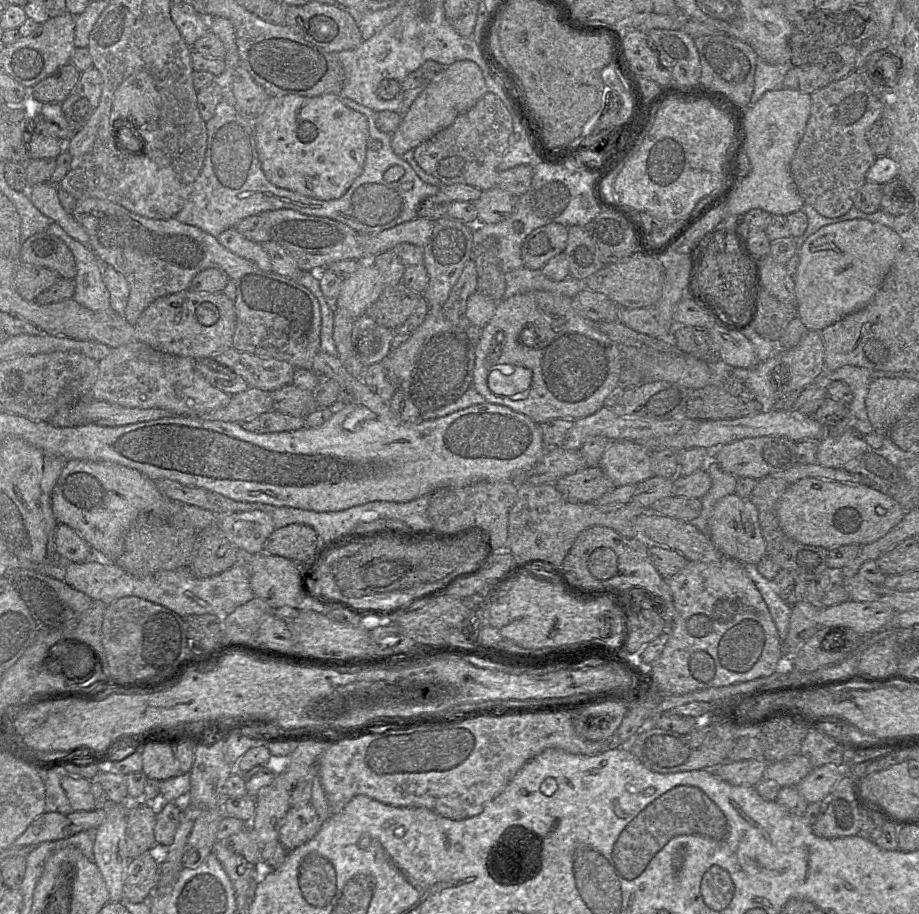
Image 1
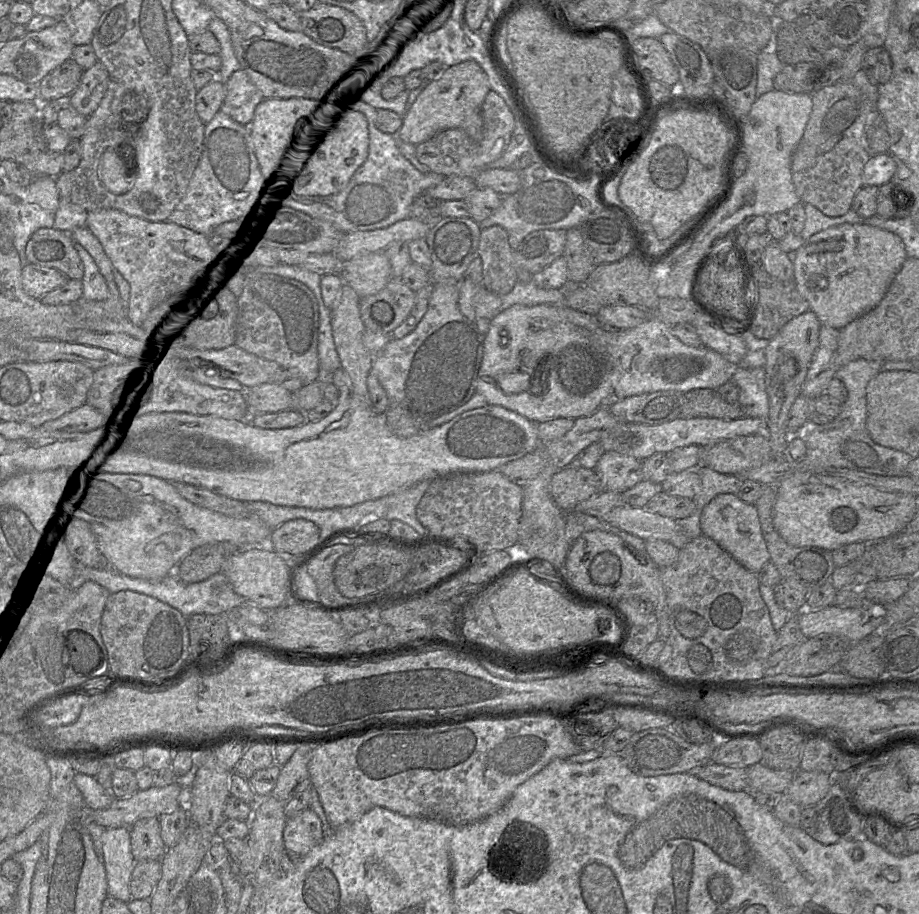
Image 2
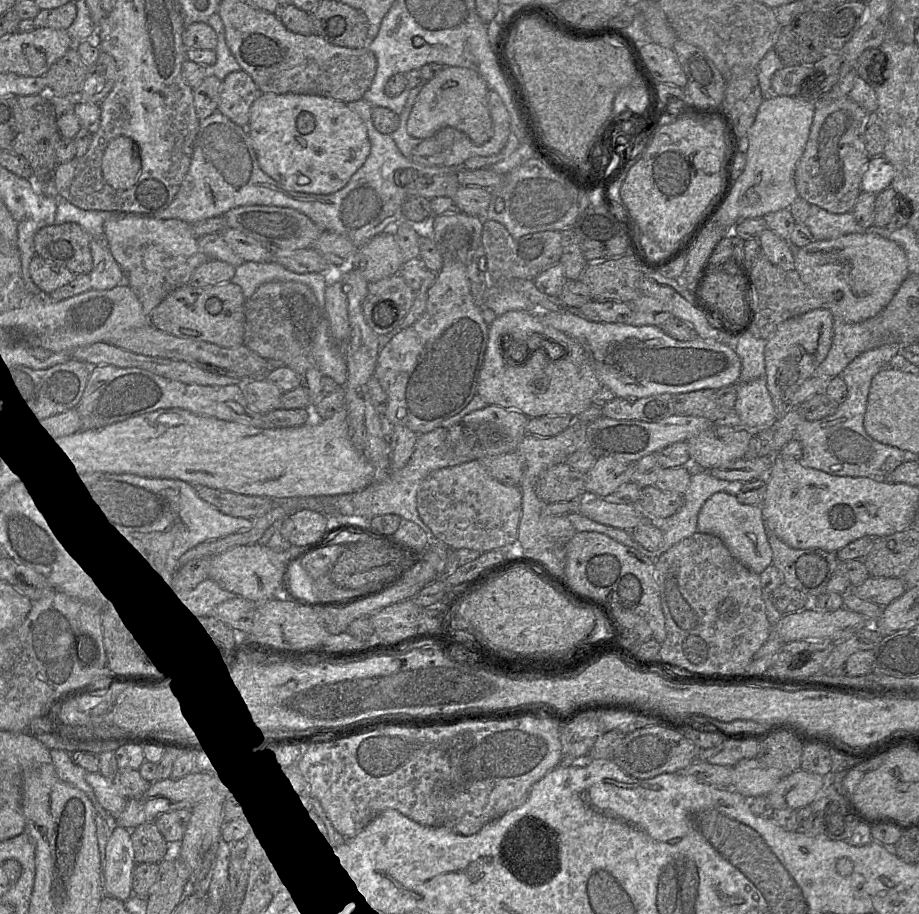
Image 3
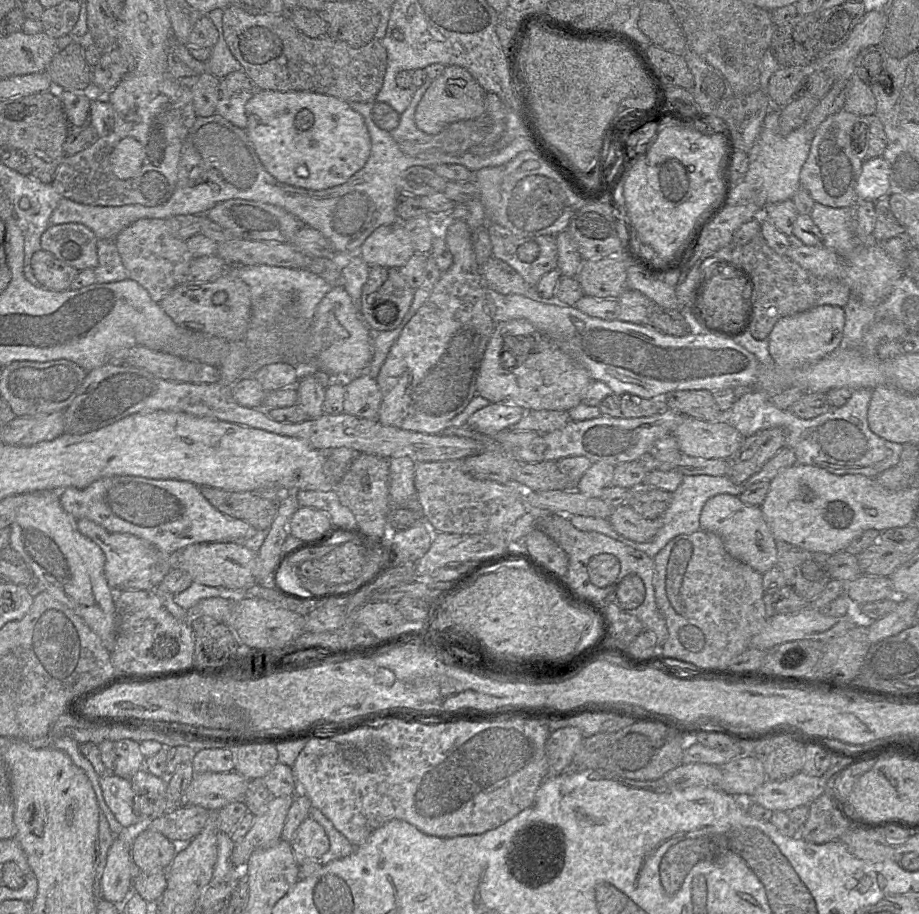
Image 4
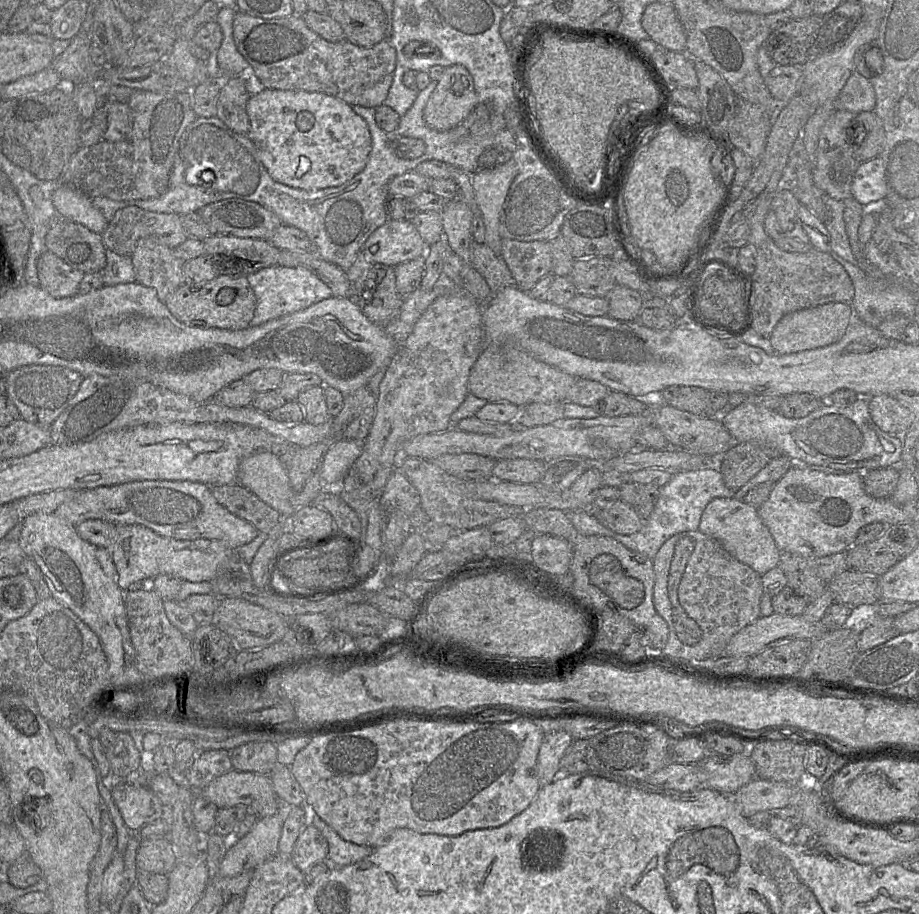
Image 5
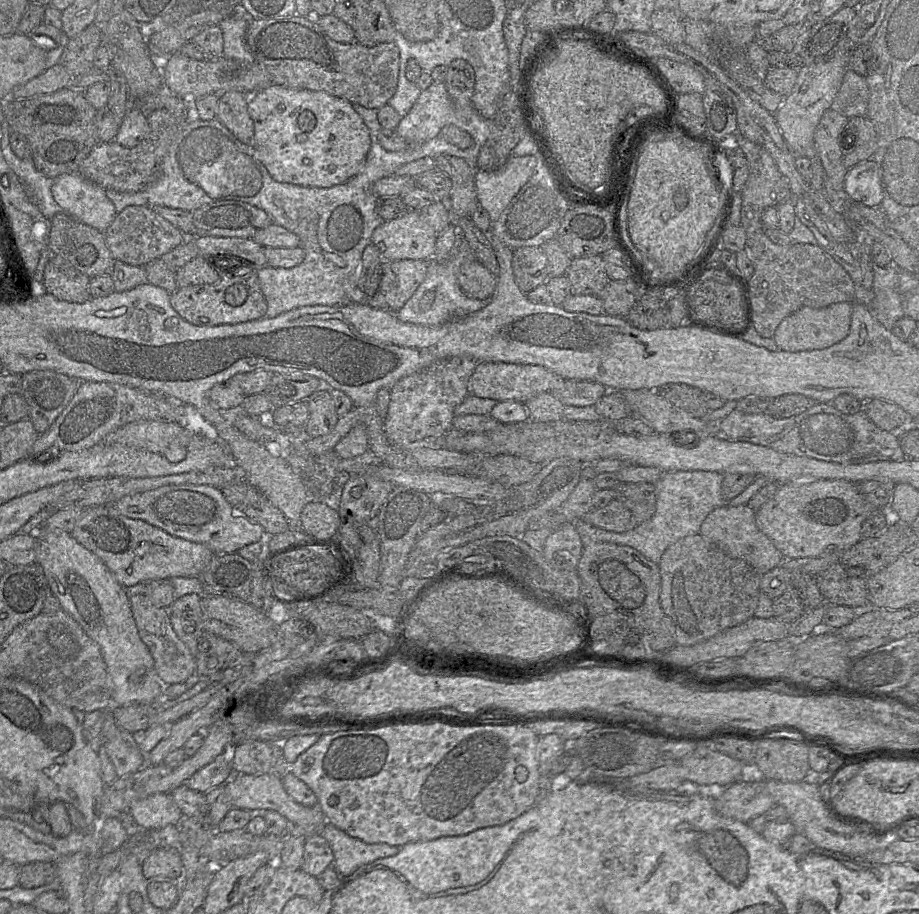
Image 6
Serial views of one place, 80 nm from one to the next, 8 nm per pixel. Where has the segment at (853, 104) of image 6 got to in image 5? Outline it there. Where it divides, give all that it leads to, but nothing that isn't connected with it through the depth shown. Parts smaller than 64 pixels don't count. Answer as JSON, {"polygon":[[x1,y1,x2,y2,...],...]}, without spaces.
{"polygon":[[853,70,835,100,835,110,858,114,874,111,876,96,870,81]]}

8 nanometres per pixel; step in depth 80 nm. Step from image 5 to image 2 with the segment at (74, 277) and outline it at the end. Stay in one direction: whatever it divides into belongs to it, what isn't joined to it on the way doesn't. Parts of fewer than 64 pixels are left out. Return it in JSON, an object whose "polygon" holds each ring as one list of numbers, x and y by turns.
{"polygon":[[28,263,22,267,22,288,30,297,39,299,47,292,69,280,55,268]]}

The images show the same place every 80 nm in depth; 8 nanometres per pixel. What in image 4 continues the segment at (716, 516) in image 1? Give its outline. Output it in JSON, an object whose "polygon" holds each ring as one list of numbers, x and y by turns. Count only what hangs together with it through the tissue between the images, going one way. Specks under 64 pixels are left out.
{"polygon":[[732,494,709,498,700,514,700,529,718,534,727,552,762,575,777,564,776,540,764,519,760,506,747,505]]}

